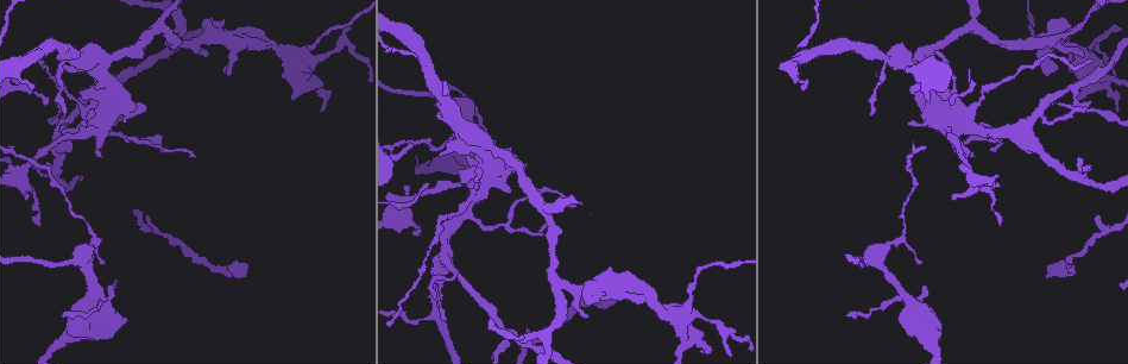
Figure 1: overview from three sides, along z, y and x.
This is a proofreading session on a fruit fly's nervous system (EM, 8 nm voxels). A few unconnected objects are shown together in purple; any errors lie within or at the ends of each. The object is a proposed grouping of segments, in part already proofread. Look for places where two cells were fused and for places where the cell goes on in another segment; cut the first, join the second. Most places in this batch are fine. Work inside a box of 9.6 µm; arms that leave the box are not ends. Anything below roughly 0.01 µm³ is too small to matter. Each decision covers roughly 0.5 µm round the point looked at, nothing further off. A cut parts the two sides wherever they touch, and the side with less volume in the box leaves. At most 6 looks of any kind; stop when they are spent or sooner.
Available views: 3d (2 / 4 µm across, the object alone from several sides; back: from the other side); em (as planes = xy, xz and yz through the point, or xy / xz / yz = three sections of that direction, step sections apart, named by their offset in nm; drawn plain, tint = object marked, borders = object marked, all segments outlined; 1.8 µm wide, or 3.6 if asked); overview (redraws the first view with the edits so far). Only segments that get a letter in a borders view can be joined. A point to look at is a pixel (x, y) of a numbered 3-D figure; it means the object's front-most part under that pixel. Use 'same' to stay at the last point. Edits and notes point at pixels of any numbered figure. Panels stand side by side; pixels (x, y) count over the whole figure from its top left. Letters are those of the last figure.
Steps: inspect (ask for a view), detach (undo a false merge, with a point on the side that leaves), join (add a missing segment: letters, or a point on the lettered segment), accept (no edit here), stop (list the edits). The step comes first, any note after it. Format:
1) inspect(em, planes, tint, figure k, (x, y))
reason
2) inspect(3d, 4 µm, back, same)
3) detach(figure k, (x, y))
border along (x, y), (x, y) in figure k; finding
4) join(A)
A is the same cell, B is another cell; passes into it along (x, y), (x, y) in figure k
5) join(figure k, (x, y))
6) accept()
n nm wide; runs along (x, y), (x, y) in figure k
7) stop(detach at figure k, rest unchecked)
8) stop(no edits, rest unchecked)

inspect(3d, 4 µm, figure 1, (98, 68))
sharp bend

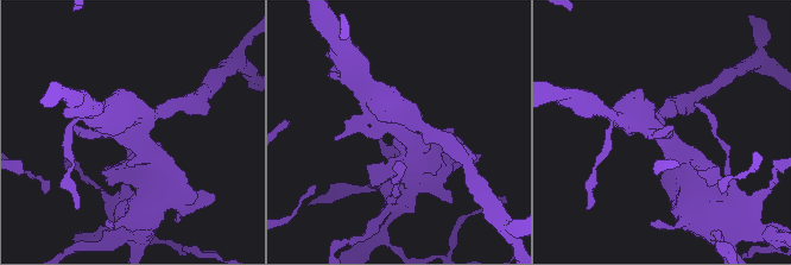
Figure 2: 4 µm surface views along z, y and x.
inspect(em, planes, tint, figure 2, (134, 131))
shape alone is not enough

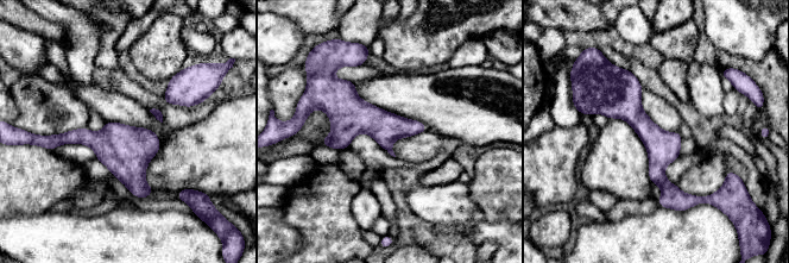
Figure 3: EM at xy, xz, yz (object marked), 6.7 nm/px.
inspect(em, planes, borders, same)
what lies round it

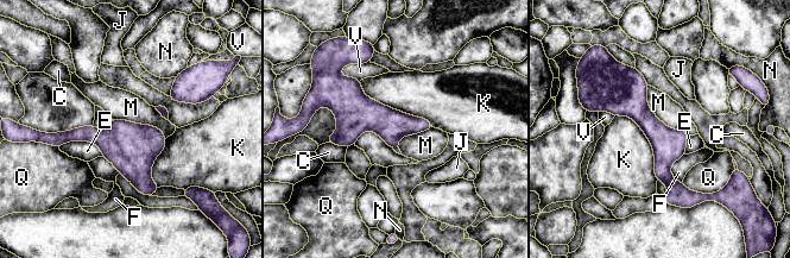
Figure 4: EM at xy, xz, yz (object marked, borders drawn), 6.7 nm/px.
accept()
220 nm wide; C, E, F, J, K, M, N, Q and V are other cells; border along (112, 118), (153, 125), (165, 138) in figure 4; one cell here

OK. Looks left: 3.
inspect(3d, 2 µm, figure 1, (912, 93))
free end

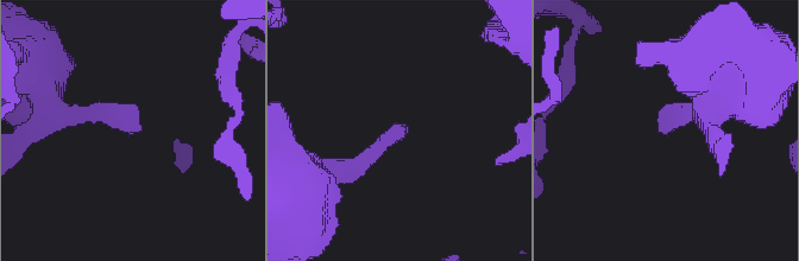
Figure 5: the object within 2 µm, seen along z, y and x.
inspect(em, 3.6 µm, planes, borders, figure 5, (130, 133))
shape alone is not enough

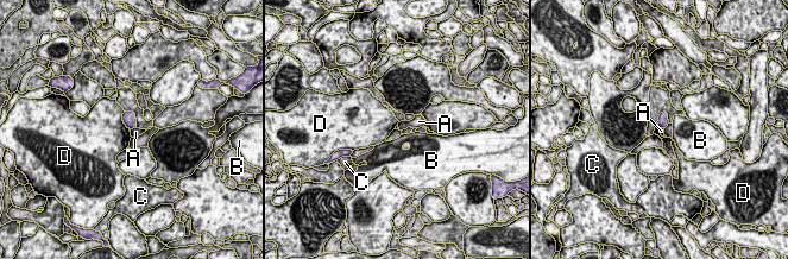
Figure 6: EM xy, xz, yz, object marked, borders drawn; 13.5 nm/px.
accept()
D touches over 280 nm; A, B, C and D are other cells; border along (136, 127), (131, 130) in figure 6; none of them fits

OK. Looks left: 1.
inspect(em, 3.6 µm, xy, step 4, borders, figure 1, (89, 235))
abrupt turn

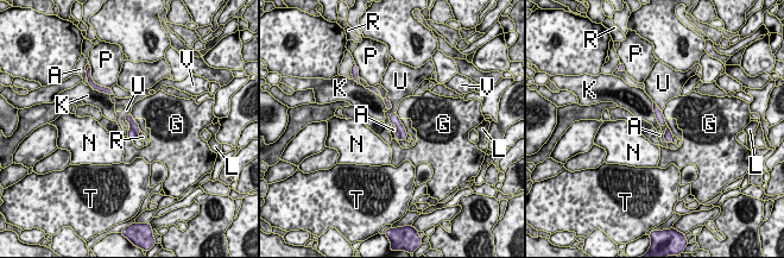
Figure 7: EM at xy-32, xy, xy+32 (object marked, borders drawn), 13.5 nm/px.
detach(figure 7, (128, 118))
K touches over 340 nm; A, G, K, L, N, P, R, T, U and V are other cells; the part that leaves runs along (389, 105), (403, 137) in figure 7; a second cell is stuck on

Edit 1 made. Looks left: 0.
stop(detach at figure 7, rest unchecked)

